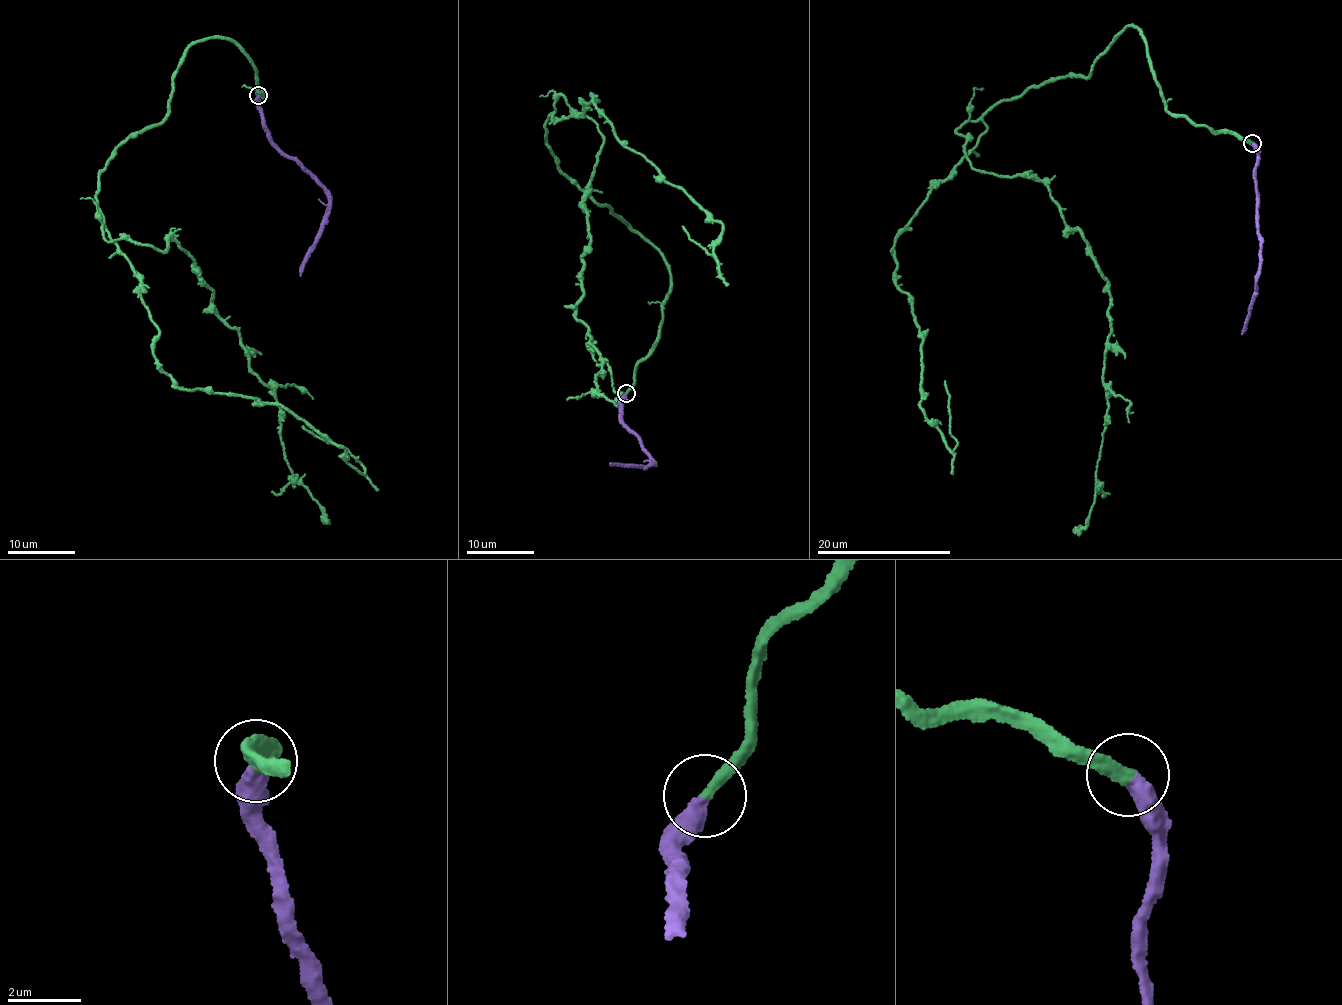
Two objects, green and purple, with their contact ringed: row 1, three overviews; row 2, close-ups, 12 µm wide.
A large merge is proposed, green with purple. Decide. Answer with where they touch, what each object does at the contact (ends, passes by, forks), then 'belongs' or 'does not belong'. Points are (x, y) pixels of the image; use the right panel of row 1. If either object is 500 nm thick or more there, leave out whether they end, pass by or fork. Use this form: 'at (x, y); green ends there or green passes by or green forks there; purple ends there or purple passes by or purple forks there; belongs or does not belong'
at (1252, 143); green ends there; purple ends there; belongs

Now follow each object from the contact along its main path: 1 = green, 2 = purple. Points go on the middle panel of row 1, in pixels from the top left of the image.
1: (625, 393), (670, 270), (560, 170), (545, 130), (561, 95), (603, 138), (574, 313), (596, 388), (622, 397)
2: (625, 393), (618, 416), (636, 433), (653, 464), (644, 469), (609, 463)

